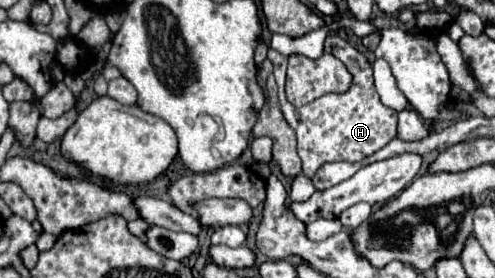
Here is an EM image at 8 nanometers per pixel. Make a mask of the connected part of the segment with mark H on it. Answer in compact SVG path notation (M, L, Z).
M338 35L326 37L326 51L338 57L342 63L346 63L348 71L354 75L354 83L350 91L344 95L324 95L310 105L294 107L288 103L284 95L284 55L276 53L274 49L268 49L268 59L274 65L274 77L278 83L278 97L280 97L280 109L286 117L288 125L296 131L298 137L298 155L302 159L302 173L306 177L314 177L318 167L330 161L362 161L366 155L372 155L380 147L384 147L390 139L396 137L396 123L398 113L386 105L382 105L372 79L372 65L360 53L356 47L352 47L348 41L344 41Z

